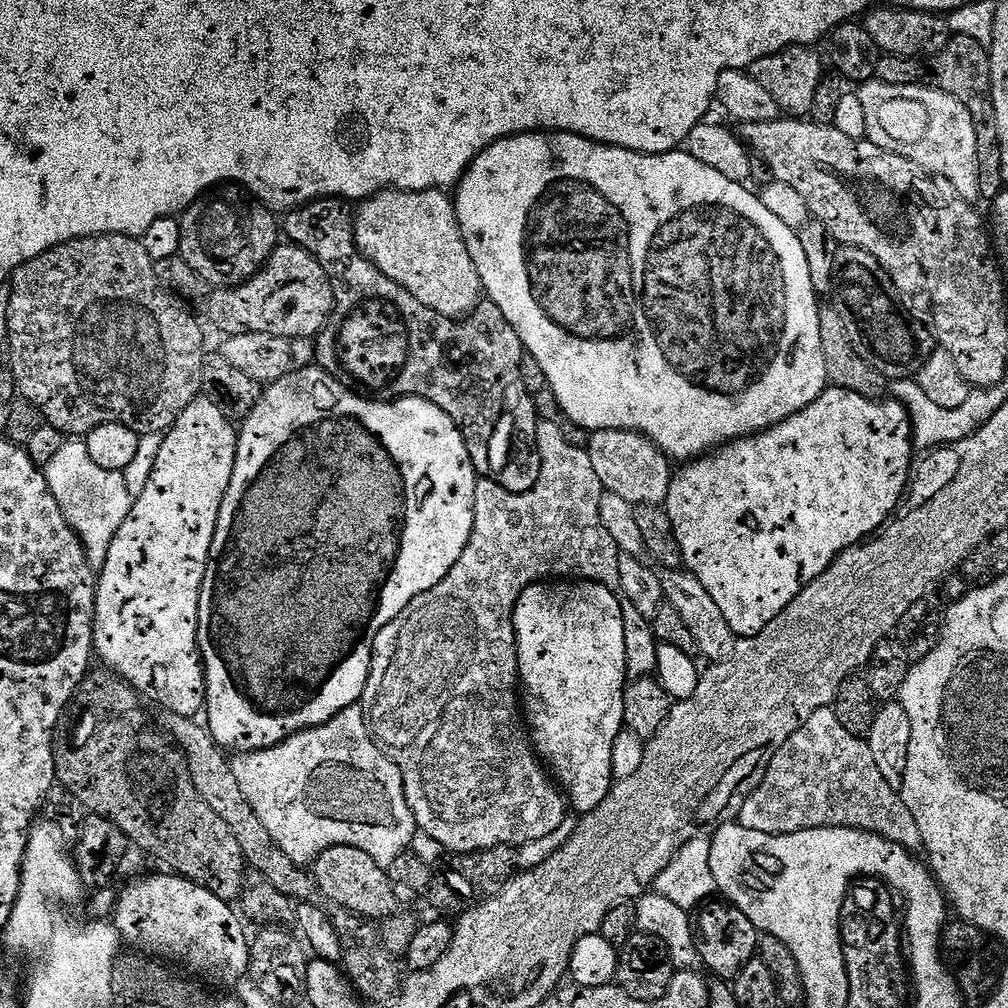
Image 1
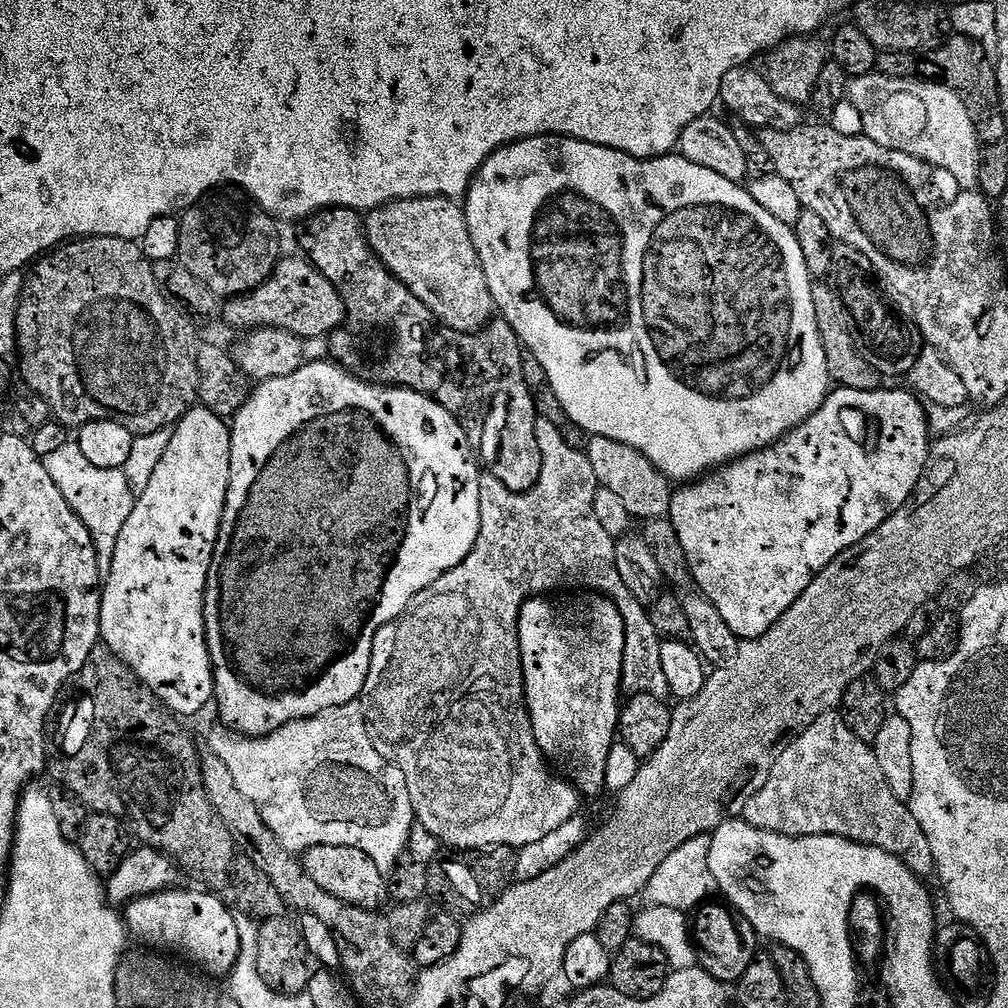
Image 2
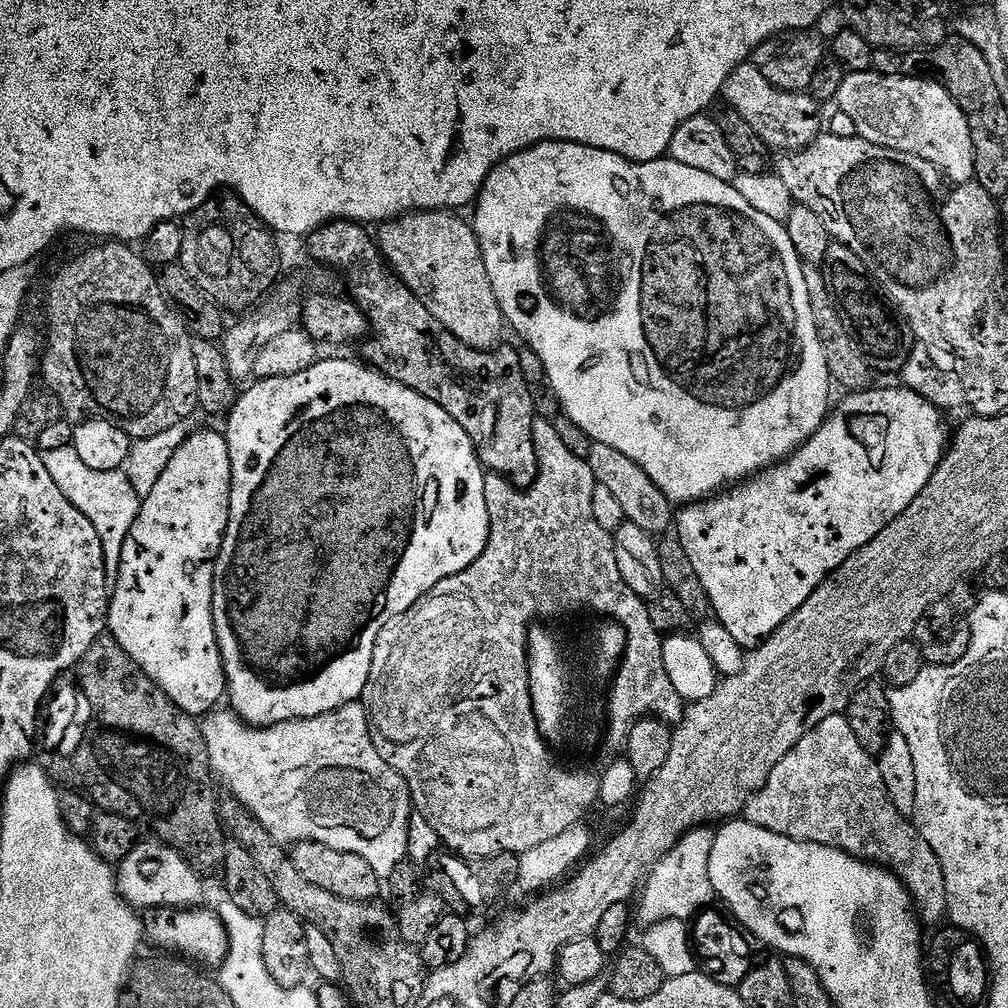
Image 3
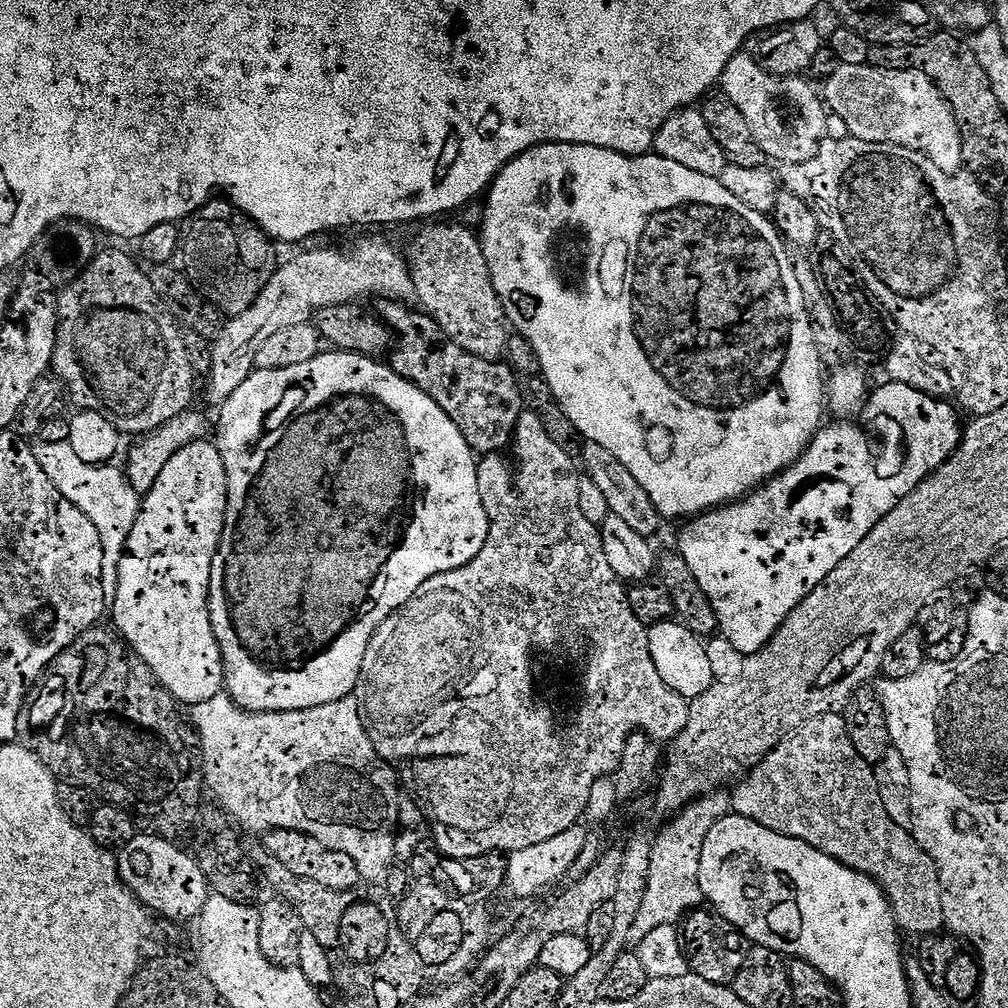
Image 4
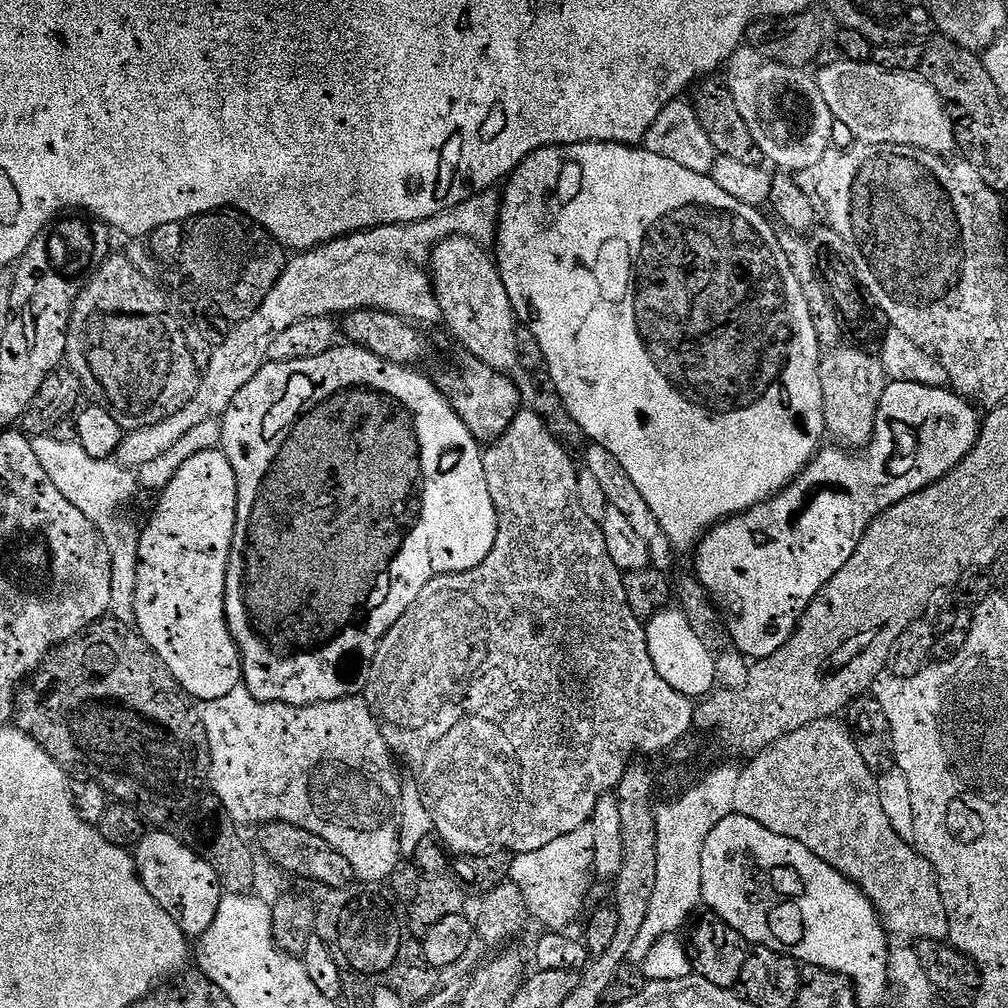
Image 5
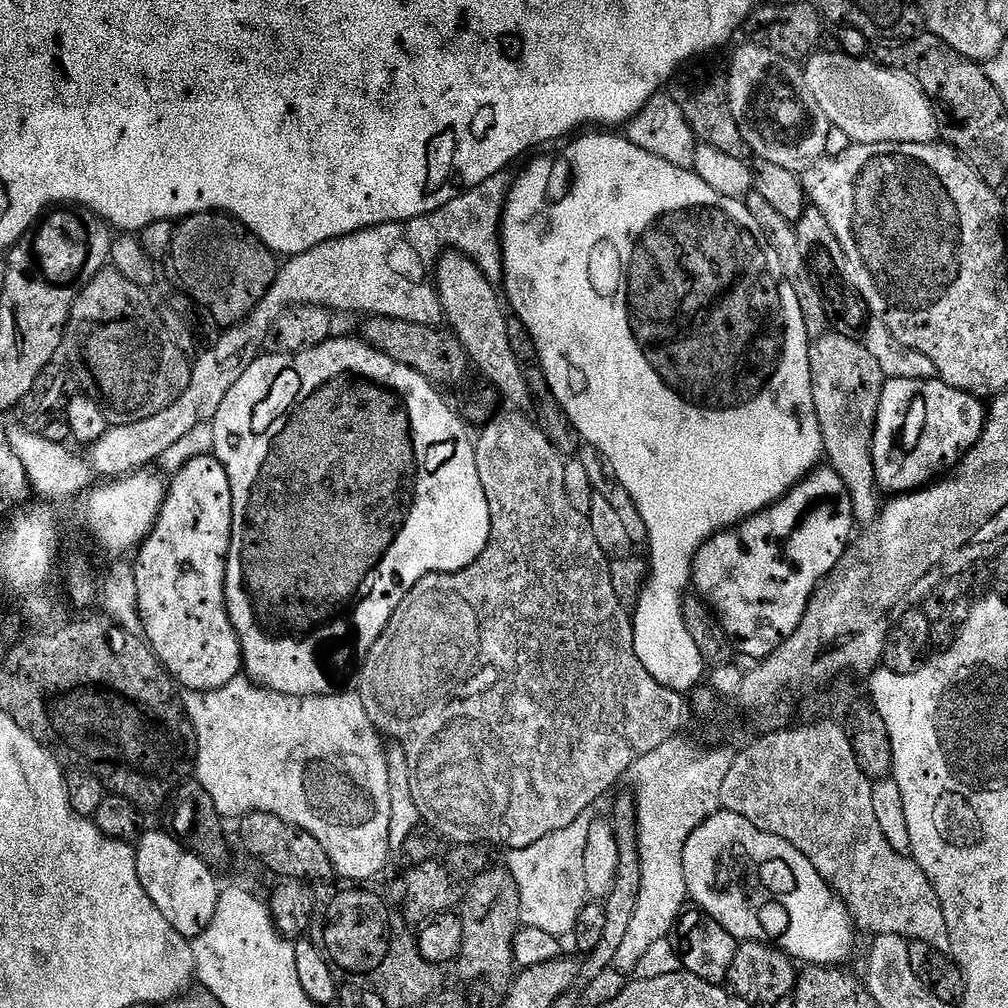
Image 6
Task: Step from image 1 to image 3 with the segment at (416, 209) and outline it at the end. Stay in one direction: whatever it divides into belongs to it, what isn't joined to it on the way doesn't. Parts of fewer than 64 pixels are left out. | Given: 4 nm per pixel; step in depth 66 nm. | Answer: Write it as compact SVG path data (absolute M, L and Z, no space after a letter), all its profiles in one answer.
M452 210L405 212L379 225L378 247L392 271L420 299L420 303L433 300L443 306L448 300L448 316L439 317L447 332L454 334L454 338L466 346L488 350L499 338L500 331L506 328L504 312L490 286L484 260L475 261L476 284L452 284L456 280L452 272L460 268L460 256L456 253L456 216L457 213Z

